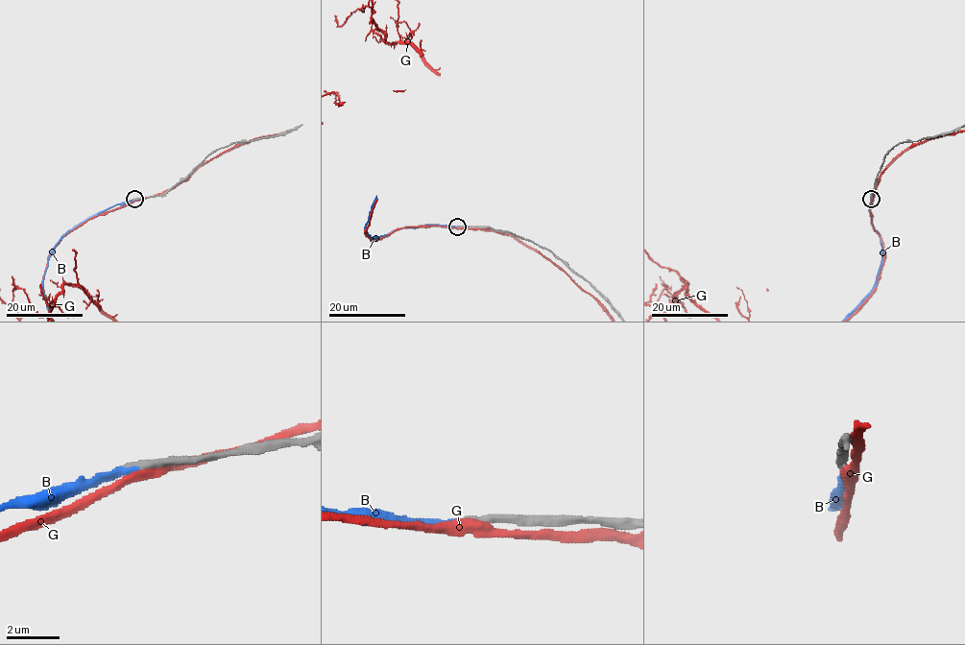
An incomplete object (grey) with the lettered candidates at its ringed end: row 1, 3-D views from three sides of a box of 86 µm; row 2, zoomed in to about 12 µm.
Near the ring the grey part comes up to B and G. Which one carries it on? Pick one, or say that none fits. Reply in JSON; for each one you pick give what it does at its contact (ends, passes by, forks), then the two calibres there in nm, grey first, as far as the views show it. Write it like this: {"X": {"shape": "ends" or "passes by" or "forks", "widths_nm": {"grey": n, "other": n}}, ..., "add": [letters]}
{"B": {"shape": "ends", "widths_nm": {"grey": 260, "other": 280}}, "add": ["B"]}

